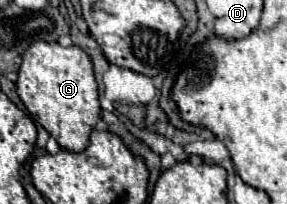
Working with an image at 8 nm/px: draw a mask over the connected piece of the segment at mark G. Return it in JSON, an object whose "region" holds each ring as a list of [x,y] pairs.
{"region":[[[48,41],[32,43],[22,57],[16,91],[30,117],[40,123],[62,149],[74,153],[86,149],[88,137],[100,121],[100,103],[92,59],[84,49],[76,45],[62,47],[60,43]]]}

